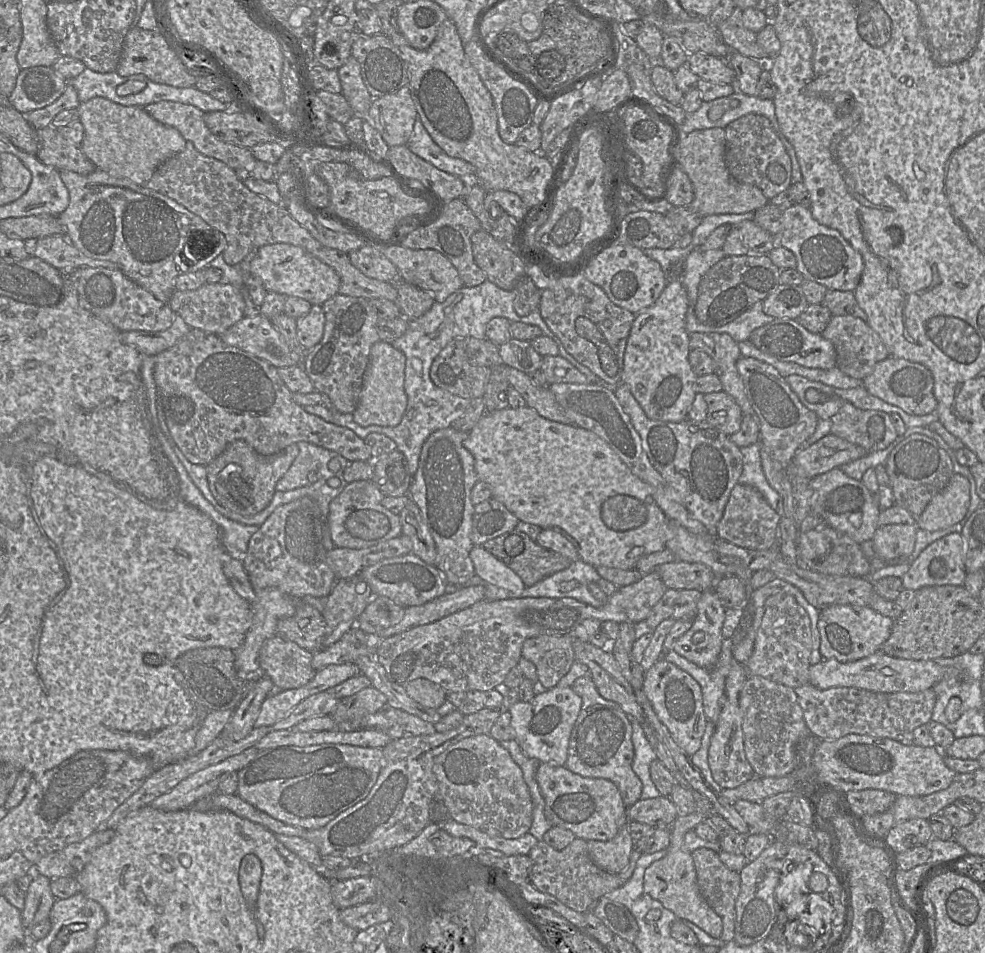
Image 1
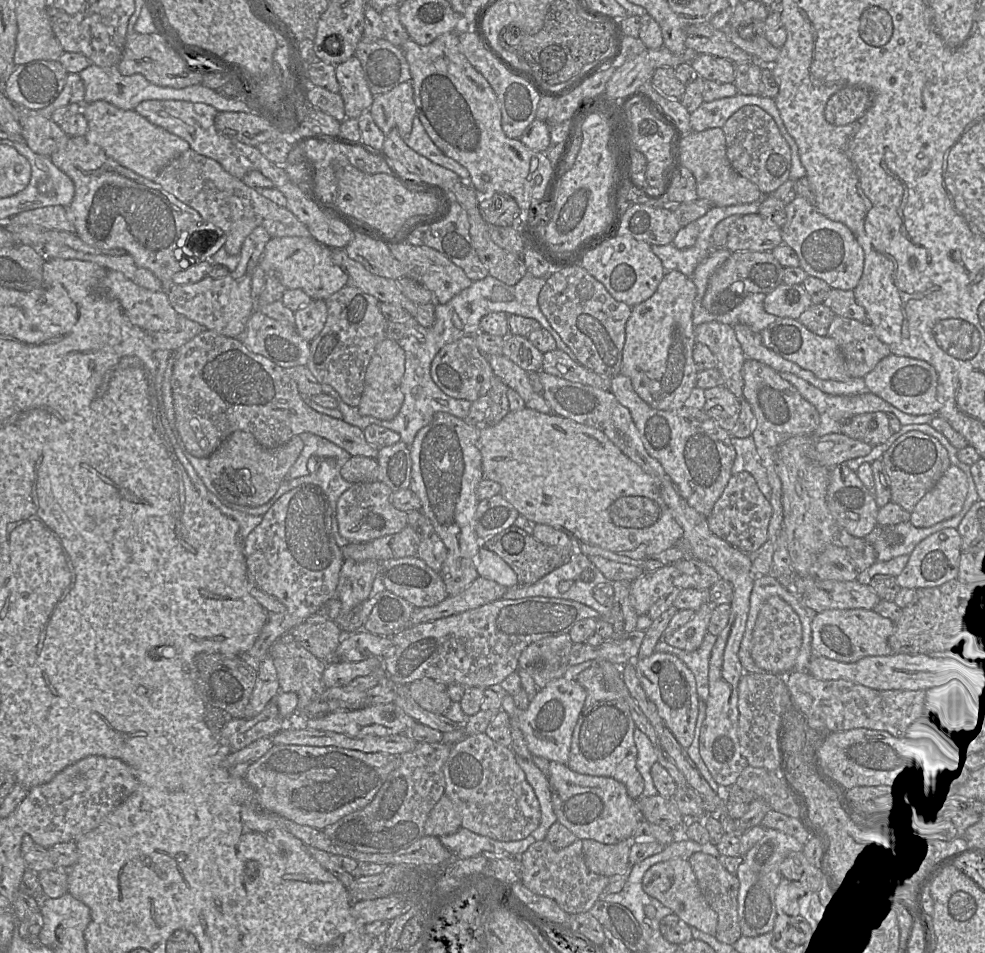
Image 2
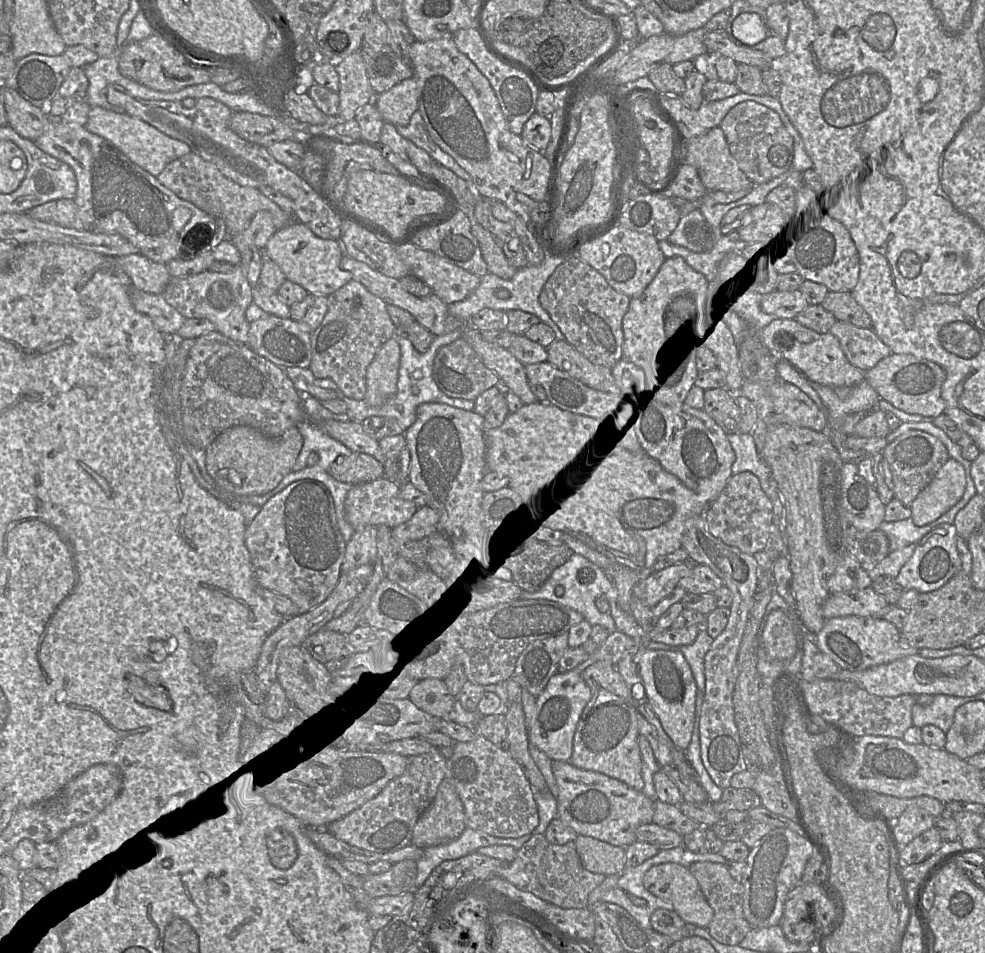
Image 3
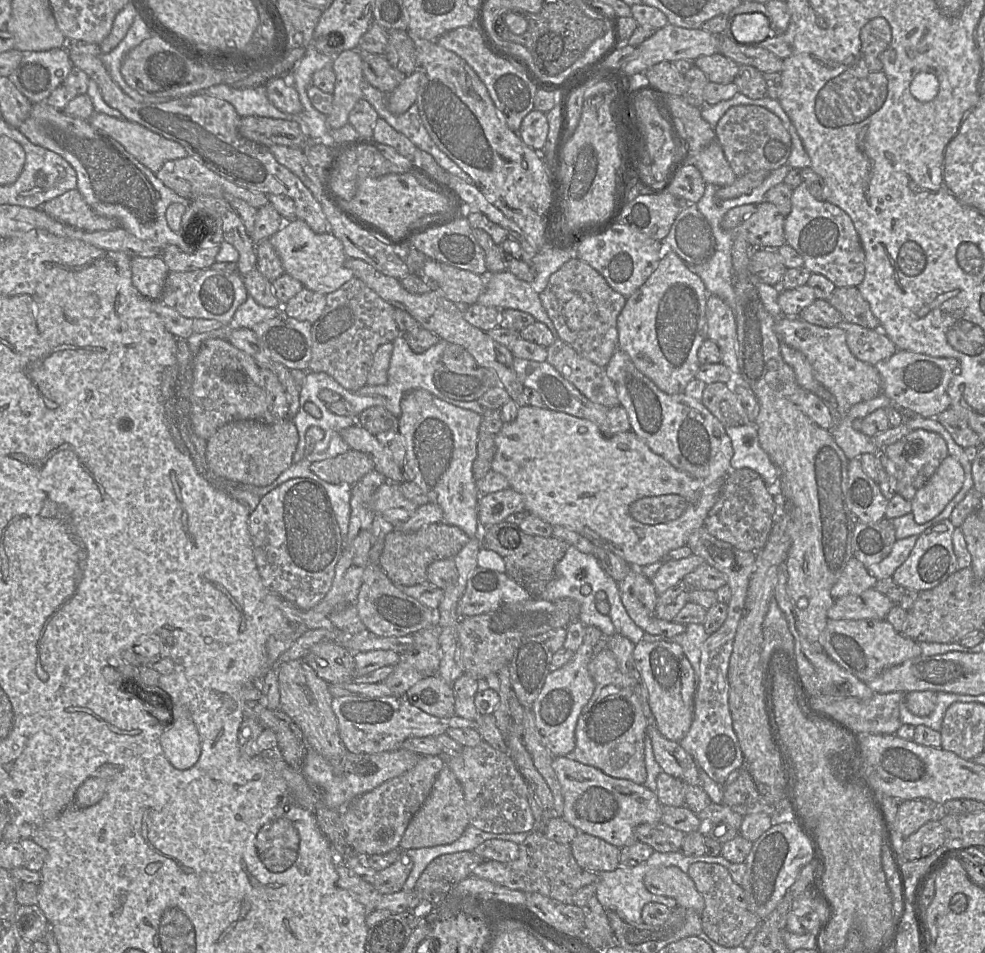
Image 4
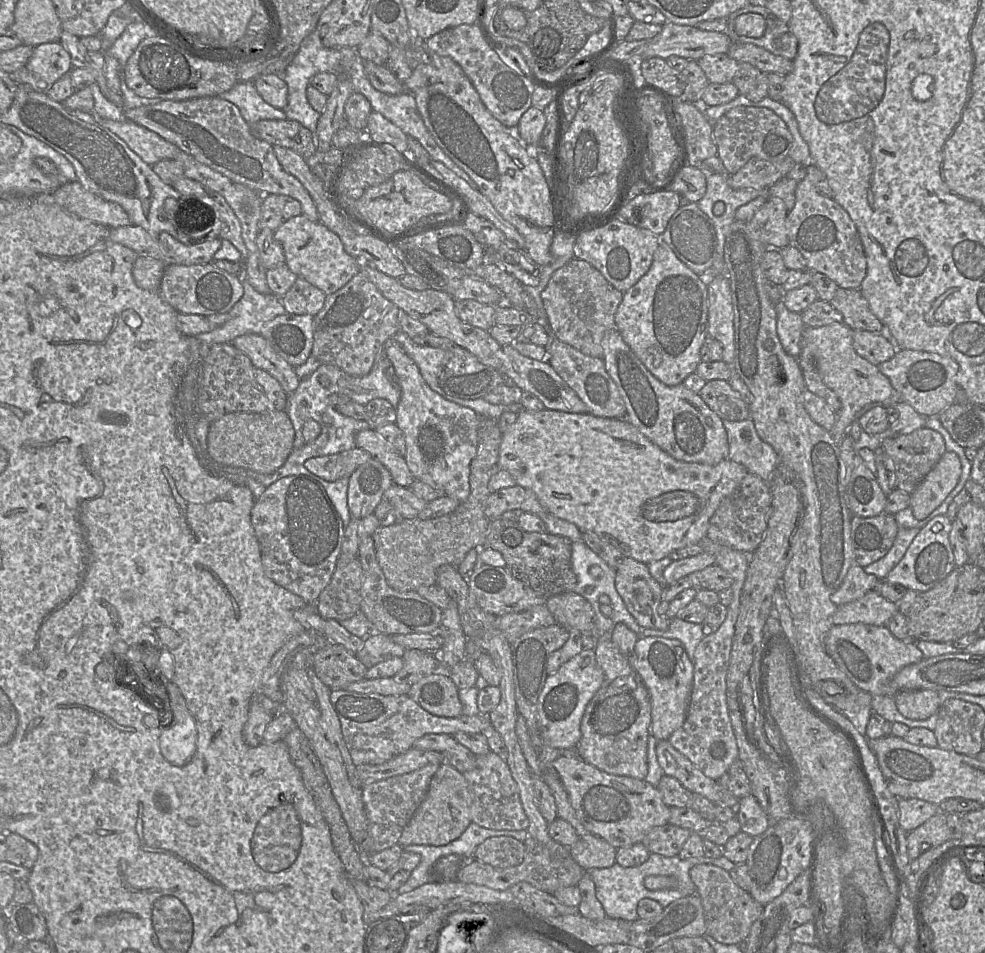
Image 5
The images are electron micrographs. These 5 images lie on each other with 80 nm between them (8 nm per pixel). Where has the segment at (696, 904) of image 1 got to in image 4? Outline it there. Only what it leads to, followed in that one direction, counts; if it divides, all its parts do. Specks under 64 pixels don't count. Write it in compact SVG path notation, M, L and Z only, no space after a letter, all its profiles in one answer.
M677 866L659 867L650 870L644 877L646 889L655 895L675 899L677 906L691 908L702 913L705 901L694 881Z

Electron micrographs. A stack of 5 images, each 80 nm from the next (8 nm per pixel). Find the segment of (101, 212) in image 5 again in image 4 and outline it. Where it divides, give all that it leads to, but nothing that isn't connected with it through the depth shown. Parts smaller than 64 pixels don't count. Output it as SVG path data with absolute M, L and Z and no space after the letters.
M78 189L67 191L45 202L40 209L55 220L84 231L112 230L120 227L116 219L96 214Z

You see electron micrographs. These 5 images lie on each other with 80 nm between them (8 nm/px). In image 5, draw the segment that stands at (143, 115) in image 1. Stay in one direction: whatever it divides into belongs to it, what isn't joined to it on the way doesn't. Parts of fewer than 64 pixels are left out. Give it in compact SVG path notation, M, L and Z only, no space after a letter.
M103 119L103 127L122 139L151 167L162 160L175 159L181 150L157 133L132 121Z

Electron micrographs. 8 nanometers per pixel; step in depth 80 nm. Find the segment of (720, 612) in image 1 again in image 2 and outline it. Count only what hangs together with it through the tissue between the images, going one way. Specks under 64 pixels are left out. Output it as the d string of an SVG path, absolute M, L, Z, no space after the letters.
M711 602L703 604L695 612L691 621L661 641L681 650L695 651L700 647L704 636L708 633L708 625L715 606L717 605L713 605Z

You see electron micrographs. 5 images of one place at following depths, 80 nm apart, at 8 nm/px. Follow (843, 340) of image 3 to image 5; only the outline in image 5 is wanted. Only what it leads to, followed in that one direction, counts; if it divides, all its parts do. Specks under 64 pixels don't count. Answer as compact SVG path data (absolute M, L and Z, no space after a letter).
M854 330L853 347L859 356L876 366L890 360L897 352L895 343L885 331Z

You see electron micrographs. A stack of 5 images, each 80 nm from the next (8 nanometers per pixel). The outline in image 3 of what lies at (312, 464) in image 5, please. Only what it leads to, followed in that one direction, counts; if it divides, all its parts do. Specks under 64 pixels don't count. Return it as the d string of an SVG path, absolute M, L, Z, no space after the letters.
M360 452L338 456L327 471L337 481L353 485L367 483L384 475L384 467L378 460Z

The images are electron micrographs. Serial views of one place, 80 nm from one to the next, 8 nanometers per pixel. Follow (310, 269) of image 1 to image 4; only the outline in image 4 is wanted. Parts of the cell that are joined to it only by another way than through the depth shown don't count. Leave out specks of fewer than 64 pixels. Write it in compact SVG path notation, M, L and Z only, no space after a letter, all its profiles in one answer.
M299 218L285 221L269 241L279 256L285 273L300 281L304 288L327 295L354 277L353 271L345 266L347 256L342 242L332 233L315 233Z

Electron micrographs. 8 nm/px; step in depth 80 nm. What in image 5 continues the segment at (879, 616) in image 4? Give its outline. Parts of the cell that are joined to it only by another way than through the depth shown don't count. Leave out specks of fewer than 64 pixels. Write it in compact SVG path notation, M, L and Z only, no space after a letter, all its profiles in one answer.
M871 590L857 600L838 606L833 616L833 625L863 623L884 626L898 612L897 604L876 590Z

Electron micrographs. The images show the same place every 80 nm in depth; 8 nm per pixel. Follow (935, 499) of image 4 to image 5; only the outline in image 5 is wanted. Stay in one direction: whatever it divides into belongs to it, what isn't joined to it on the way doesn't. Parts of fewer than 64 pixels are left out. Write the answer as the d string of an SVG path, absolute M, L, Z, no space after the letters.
M946 451L911 494L910 507L916 519L928 517L956 487L962 466L955 452Z

